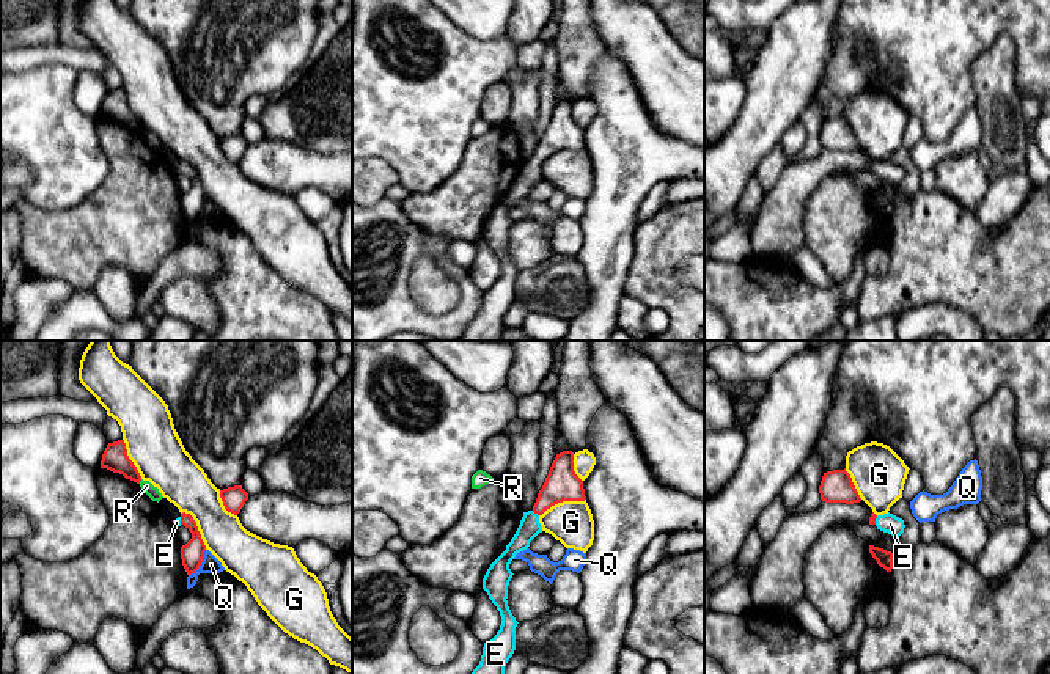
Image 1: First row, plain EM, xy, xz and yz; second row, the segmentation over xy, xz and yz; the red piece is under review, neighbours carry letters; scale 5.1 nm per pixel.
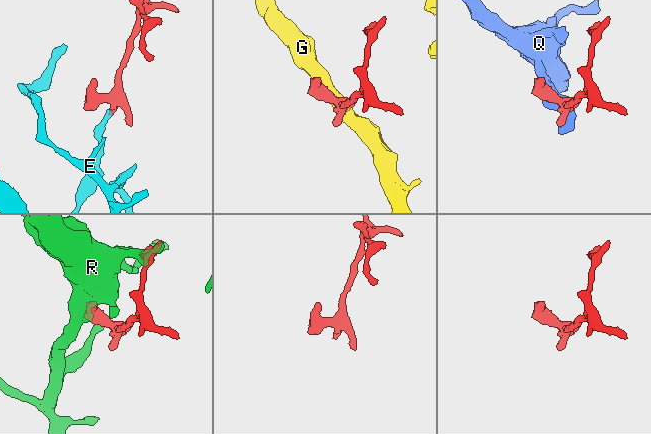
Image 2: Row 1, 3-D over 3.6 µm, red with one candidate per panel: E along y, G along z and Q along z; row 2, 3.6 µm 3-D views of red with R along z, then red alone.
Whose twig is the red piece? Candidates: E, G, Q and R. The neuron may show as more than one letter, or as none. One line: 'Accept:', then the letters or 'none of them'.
Accept: E

